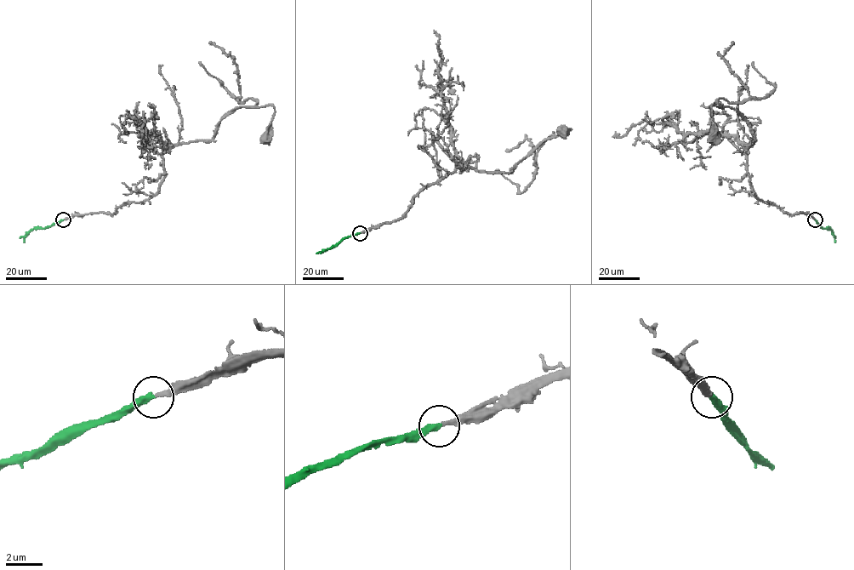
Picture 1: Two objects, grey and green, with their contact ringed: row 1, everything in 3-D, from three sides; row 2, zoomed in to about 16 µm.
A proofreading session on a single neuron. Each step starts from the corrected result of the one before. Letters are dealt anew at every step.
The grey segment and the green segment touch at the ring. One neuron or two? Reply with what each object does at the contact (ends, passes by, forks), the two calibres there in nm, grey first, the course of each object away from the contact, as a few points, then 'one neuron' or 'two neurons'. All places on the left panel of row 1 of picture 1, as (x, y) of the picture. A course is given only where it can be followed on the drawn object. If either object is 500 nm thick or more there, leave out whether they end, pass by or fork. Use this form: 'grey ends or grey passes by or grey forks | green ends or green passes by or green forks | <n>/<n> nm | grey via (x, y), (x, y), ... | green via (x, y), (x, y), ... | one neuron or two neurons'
grey ends | green ends | 260/360 nm | grey via (63, 219), (113, 214), (149, 199), (163, 178), (162, 155), (210, 141), (238, 107), (273, 106), (265, 138) | green via (63, 219), (31, 230), (24, 237), (24, 242) | one neuron

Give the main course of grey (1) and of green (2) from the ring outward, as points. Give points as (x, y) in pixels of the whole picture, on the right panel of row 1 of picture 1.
1: (815, 219), (803, 212), (784, 213), (755, 196), (747, 172), (754, 136), (731, 107), (712, 106), (714, 138)
2: (815, 219), (821, 227), (830, 230), (835, 242)

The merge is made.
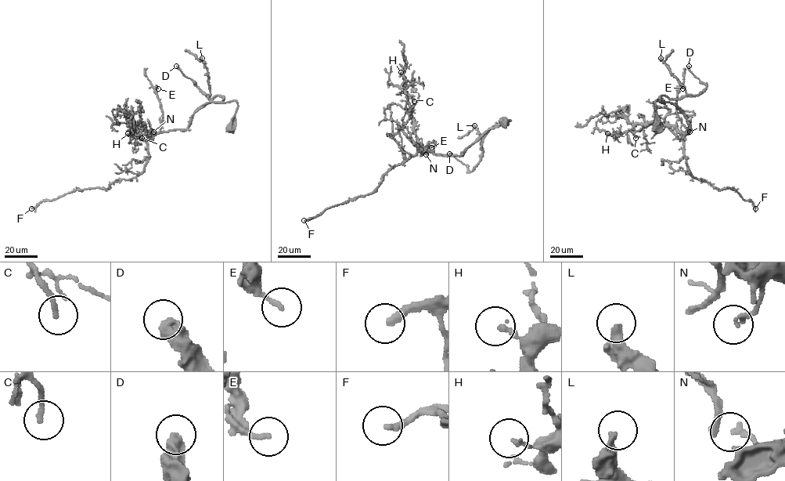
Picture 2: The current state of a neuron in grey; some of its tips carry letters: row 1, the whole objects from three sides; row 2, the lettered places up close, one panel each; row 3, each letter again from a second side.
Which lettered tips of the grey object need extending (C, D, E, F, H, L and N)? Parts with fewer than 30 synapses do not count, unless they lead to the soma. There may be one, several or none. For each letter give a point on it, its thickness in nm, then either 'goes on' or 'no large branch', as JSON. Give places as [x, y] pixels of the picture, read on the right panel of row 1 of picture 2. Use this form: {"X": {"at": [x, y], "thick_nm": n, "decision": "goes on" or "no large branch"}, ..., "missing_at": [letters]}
{"C": {"at": [635, 138], "thick_nm": 190, "decision": "no large branch"}, "D": {"at": [689, 66], "thick_nm": 500, "decision": "no large branch"}, "E": {"at": [682, 88], "thick_nm": 160, "decision": "no large branch"}, "F": {"at": [755, 208], "thick_nm": 260, "decision": "goes on"}, "H": {"at": [607, 133], "thick_nm": 140, "decision": "no large branch"}, "L": {"at": [660, 58], "thick_nm": 280, "decision": "no large branch"}, "N": {"at": [689, 132], "thick_nm": 190, "decision": "no large branch"}, "missing_at": ["F"]}

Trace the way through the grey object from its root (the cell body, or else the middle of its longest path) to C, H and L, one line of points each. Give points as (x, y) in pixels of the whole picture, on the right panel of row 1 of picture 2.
C: (657, 128), (656, 101), (673, 103), (689, 130), (681, 133), (658, 123), (636, 124), (632, 130), (635, 138)
H: (657, 128), (656, 101), (673, 103), (689, 130), (681, 133), (653, 122), (618, 135), (607, 133)
L: (657, 128), (655, 102), (661, 103), (663, 95), (678, 99), (686, 95), (684, 87), (660, 58)

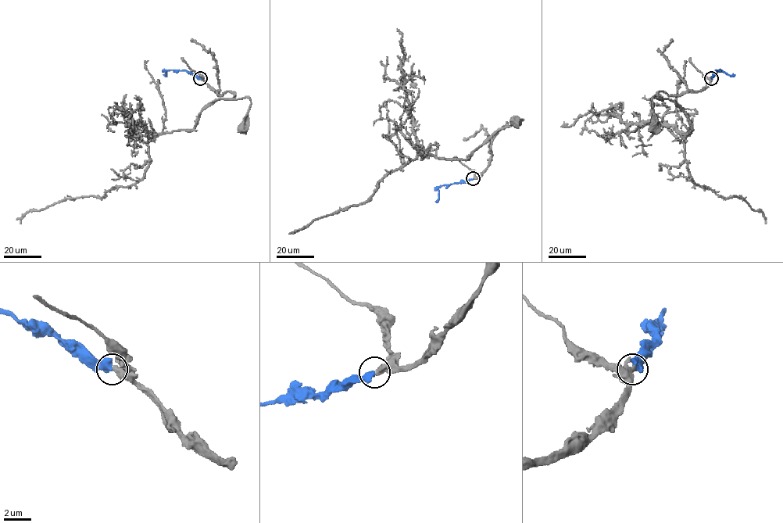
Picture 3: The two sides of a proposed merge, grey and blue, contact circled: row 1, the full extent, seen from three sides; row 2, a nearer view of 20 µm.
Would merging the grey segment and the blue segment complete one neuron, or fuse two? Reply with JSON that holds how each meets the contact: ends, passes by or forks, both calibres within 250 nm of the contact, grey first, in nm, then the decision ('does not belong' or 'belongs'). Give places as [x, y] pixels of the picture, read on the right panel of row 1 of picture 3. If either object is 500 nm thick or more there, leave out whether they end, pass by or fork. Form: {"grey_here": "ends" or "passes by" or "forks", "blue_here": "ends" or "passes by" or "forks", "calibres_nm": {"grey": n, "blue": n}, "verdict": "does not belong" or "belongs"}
{"calibres_nm": {"grey": 320, "blue": 500}, "verdict": "belongs"}

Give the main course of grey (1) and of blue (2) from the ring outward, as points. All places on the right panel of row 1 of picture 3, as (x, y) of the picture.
1: (711, 78), (698, 91), (678, 94), (660, 91), (659, 99), (652, 98), (655, 127)
2: (711, 78), (718, 70), (735, 76)

